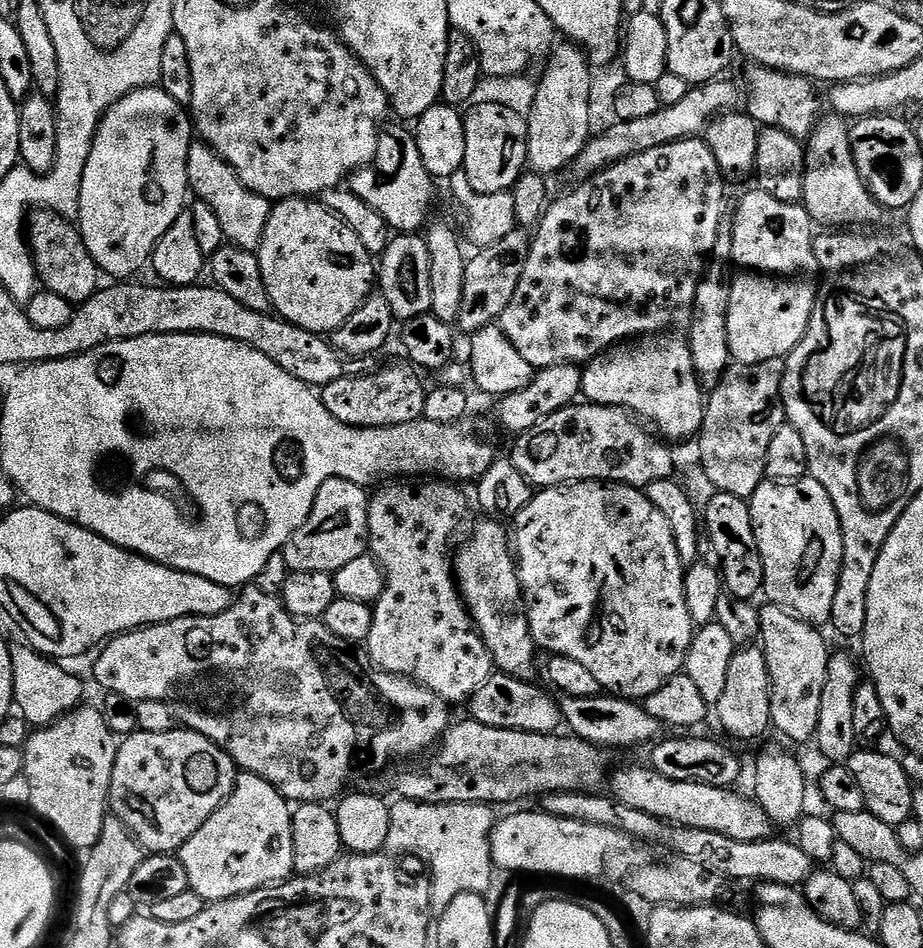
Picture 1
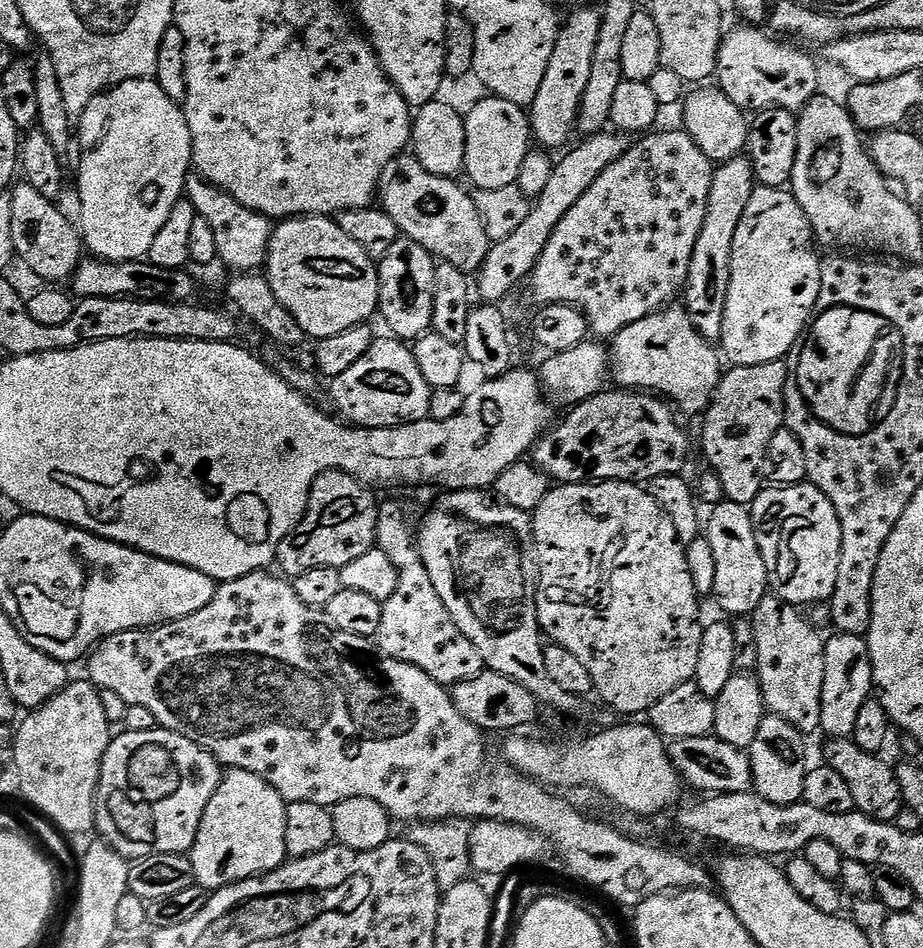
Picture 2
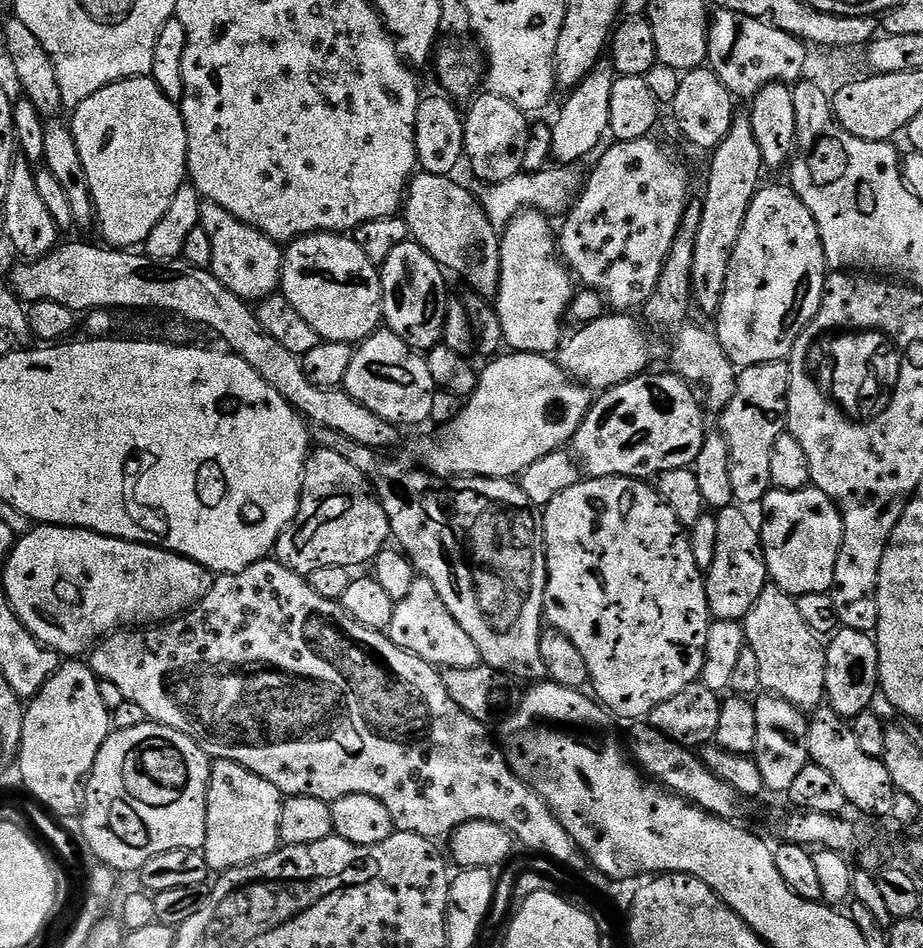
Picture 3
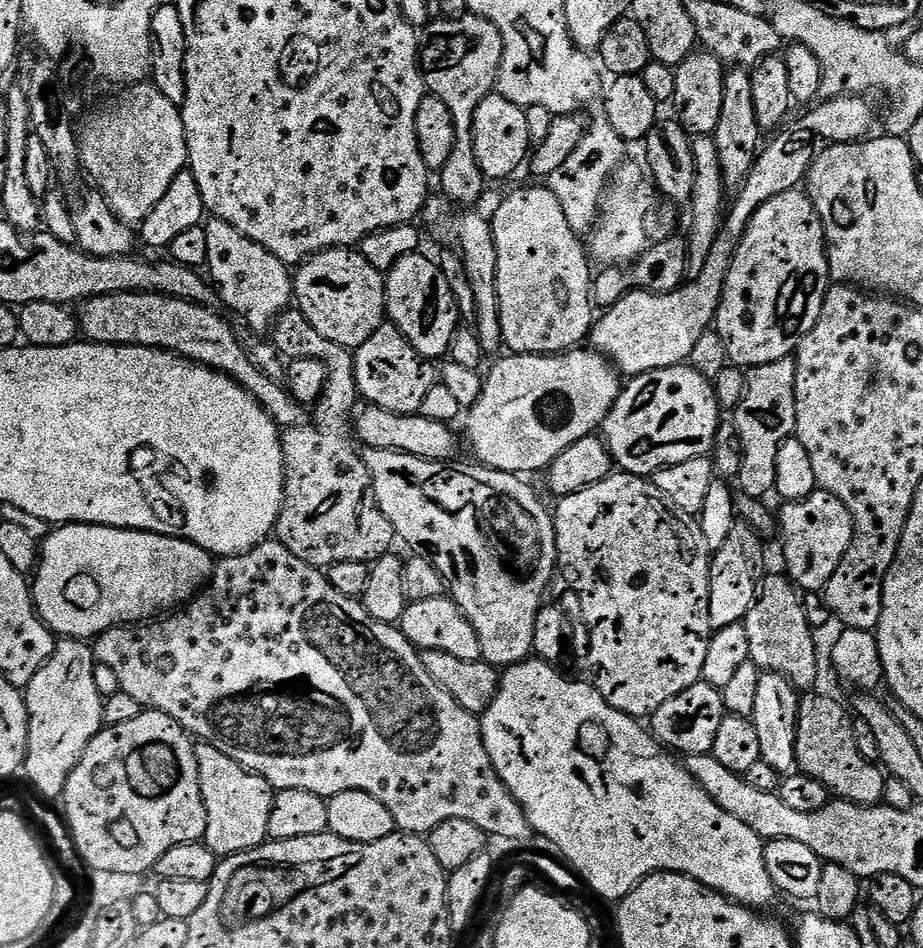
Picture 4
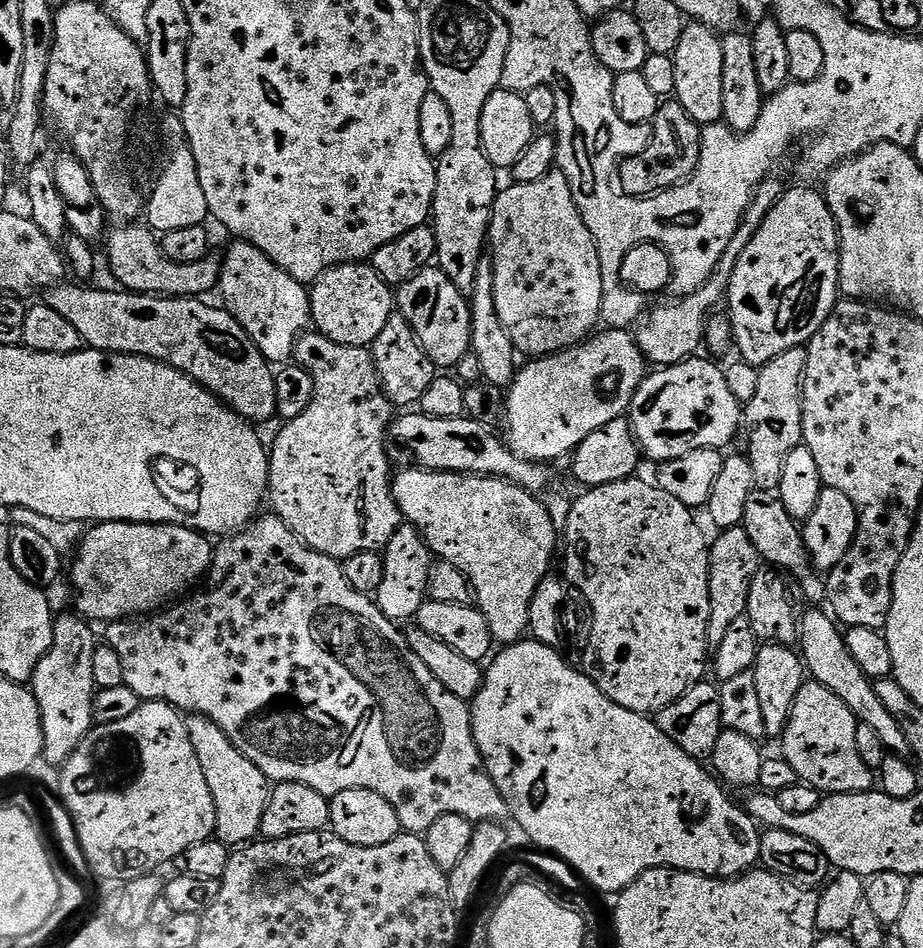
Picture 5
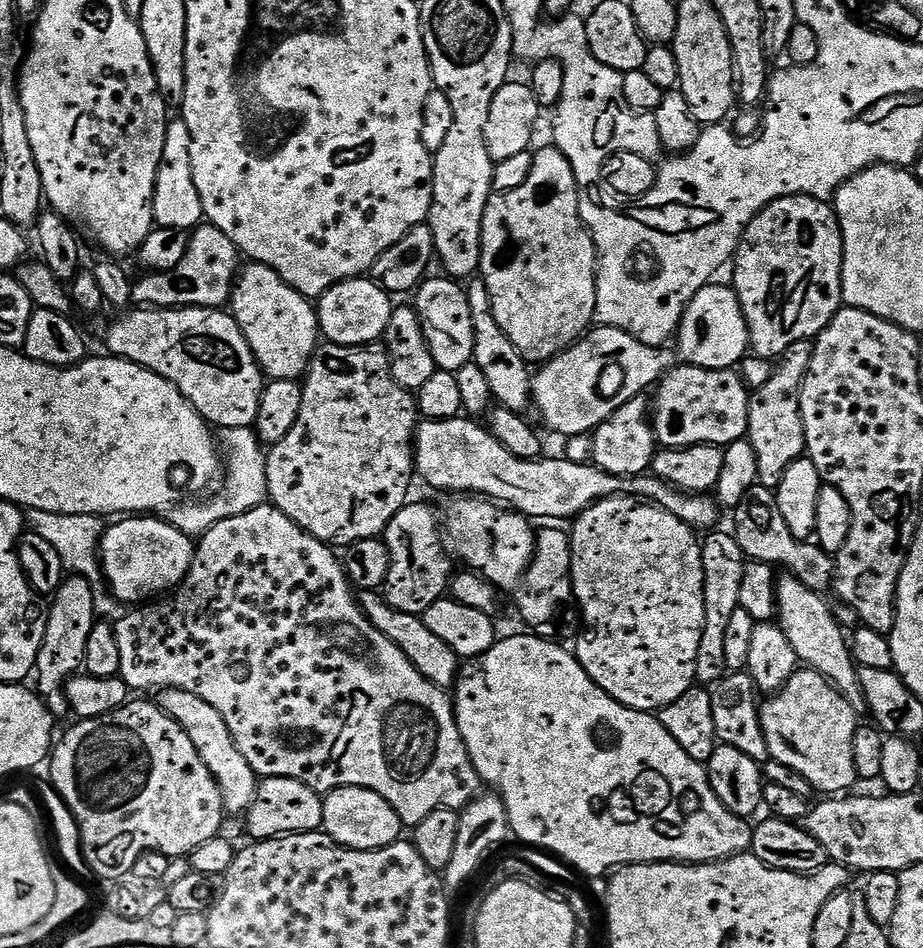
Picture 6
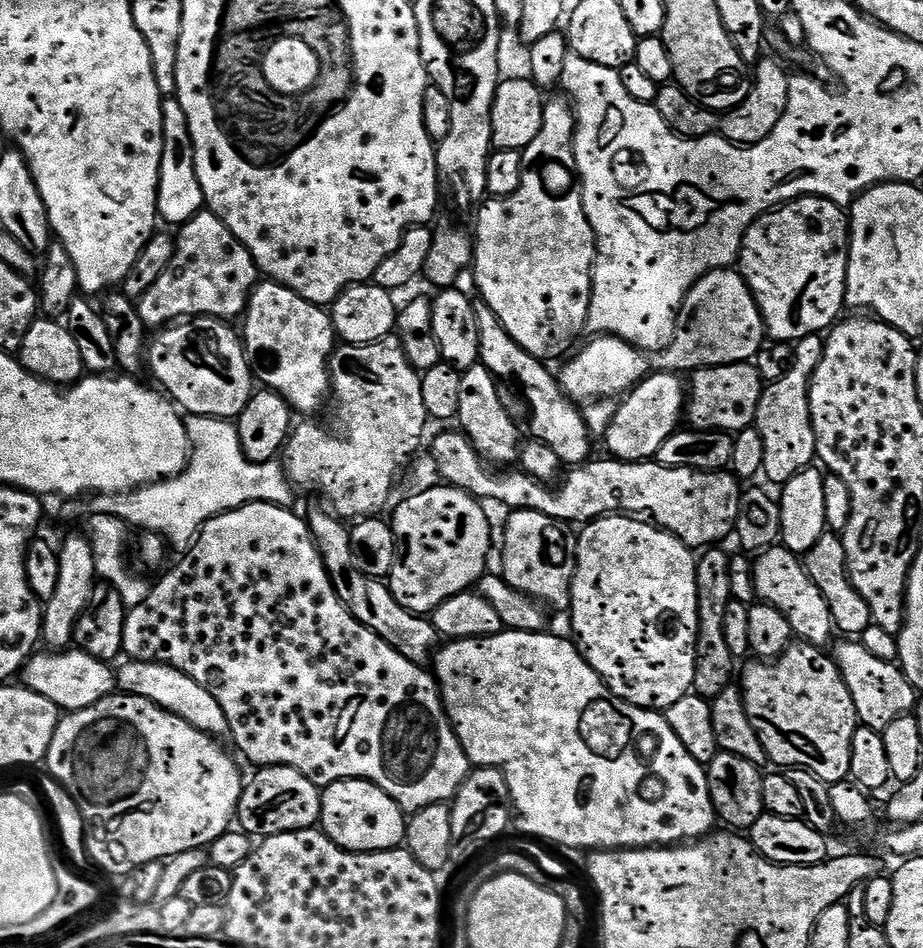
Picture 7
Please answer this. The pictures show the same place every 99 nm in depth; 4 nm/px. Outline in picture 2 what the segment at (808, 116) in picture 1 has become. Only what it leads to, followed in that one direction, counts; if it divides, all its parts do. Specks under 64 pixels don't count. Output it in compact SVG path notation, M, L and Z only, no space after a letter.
M756 26L739 27L733 32L725 31L720 41L715 75L720 91L748 114L763 112L765 108L785 108L799 113L821 91L815 62L795 48L798 47L795 43L764 33Z

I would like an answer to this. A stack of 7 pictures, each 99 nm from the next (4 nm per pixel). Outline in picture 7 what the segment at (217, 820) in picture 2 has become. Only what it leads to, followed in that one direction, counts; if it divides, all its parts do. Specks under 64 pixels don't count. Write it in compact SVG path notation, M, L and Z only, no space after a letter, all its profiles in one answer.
M133 659L124 663L119 665L121 668L116 672L116 687L123 695L146 698L159 708L164 708L170 714L190 722L190 726L205 732L210 737L221 738L220 736L229 735L228 719L226 714L222 714L222 706L218 706L214 694L198 686L198 682L194 682L177 668L171 668L169 664L147 664Z

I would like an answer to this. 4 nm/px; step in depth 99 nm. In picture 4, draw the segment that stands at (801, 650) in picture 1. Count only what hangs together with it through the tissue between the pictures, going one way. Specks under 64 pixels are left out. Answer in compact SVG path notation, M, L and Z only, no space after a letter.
M779 575L763 577L754 606L742 621L750 641L748 659L763 671L782 674L797 690L808 690L804 688L810 687L820 672L812 624L808 621L808 612L800 601L801 593L796 585L787 575Z

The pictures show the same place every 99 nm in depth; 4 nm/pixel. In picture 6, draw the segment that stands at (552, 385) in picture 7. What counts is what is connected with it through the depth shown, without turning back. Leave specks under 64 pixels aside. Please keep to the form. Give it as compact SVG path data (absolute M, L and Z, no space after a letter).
M479 278L473 279L467 285L466 291L470 302L470 314L474 322L474 354L472 359L478 366L478 370L482 370L486 382L490 382L492 399L499 407L509 408L521 414L527 413L527 408L530 408L533 403L533 373L528 372L529 361L525 360L524 355L510 342L510 338L506 338L506 334L498 326L492 313L484 281Z

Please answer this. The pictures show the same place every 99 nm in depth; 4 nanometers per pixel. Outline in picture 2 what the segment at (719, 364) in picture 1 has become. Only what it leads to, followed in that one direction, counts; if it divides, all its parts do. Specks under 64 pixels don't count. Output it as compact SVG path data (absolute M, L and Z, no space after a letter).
M744 154L723 161L712 174L706 220L702 222L702 234L698 234L698 242L694 242L694 258L690 258L682 306L690 314L690 322L694 322L694 330L698 330L702 338L713 342L719 341L722 334L726 294L730 290L734 230L738 230L738 222L742 222L742 213L746 211L746 202L750 202L750 194L757 186L752 163Z

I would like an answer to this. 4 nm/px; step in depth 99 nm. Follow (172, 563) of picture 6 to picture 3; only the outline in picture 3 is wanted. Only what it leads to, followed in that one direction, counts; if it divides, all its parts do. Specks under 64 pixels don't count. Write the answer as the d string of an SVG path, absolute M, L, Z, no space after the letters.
M41 524L23 533L2 568L2 586L22 626L30 630L39 644L64 658L83 657L117 626L156 626L187 612L208 593L214 579L213 573L201 564L176 552L167 552L165 548L54 524Z

